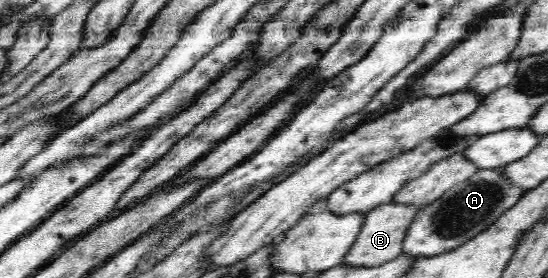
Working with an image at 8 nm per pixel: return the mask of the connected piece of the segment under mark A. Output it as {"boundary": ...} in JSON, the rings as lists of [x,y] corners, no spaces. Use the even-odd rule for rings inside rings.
{"boundary":[[[498,169],[478,170],[468,180],[459,182],[440,198],[433,200],[432,204],[417,210],[405,233],[403,253],[414,258],[430,257],[458,248],[489,228],[525,192],[526,189],[510,183]]]}

